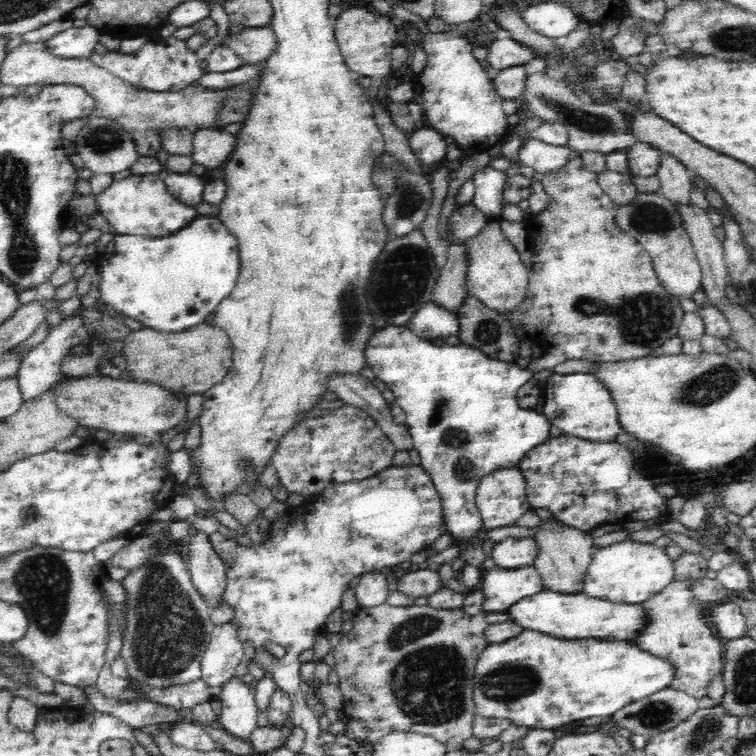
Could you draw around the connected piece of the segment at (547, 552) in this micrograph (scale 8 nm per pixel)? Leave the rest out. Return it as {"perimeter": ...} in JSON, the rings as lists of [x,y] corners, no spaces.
{"perimeter":[[[556,517],[542,518],[531,528],[529,536],[535,544],[533,566],[536,568],[545,590],[556,592],[580,592],[584,576],[593,557],[594,539],[589,531],[574,528]]]}

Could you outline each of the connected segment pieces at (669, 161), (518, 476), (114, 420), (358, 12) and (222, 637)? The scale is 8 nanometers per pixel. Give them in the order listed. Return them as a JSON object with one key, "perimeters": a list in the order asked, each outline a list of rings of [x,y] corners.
{"perimeters":[[[[659,152],[658,168],[655,172],[661,180],[662,194],[666,195],[670,201],[689,202],[689,195],[692,186],[690,171],[674,154],[670,152]]],[[[519,465],[496,467],[488,474],[485,474],[480,482],[477,482],[475,505],[481,516],[481,526],[488,530],[512,526],[521,514],[533,510],[528,502],[527,480],[524,478]]],[[[90,372],[90,374],[76,375],[75,377],[62,377],[52,384],[52,404],[62,414],[76,419],[78,424],[108,430],[108,432],[142,432],[142,436],[153,435],[156,432],[163,433],[181,423],[186,416],[186,396],[177,391],[166,392],[154,384],[144,382],[132,382],[132,380],[120,380],[102,374],[102,372]]],[[[351,5],[344,7],[335,18],[335,39],[346,66],[354,73],[362,76],[383,79],[393,72],[392,50],[399,41],[398,26],[389,16],[382,15],[374,9],[365,6]]],[[[230,624],[216,626],[201,658],[201,681],[208,688],[220,688],[234,677],[236,668],[242,664],[242,656],[243,642]]]]}

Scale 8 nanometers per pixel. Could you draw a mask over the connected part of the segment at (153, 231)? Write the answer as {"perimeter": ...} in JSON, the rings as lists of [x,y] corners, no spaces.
{"perimeter":[[[132,174],[123,179],[113,179],[108,188],[91,195],[96,212],[104,217],[115,234],[160,238],[185,228],[197,215],[195,207],[182,204],[170,196],[163,176],[156,174]]]}

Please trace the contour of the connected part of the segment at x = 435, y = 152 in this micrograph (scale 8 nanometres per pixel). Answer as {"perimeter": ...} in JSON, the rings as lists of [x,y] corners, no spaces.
{"perimeter":[[[417,125],[416,129],[409,132],[409,143],[412,153],[420,159],[424,166],[433,165],[431,170],[436,170],[437,164],[446,160],[446,142],[438,132]]]}

